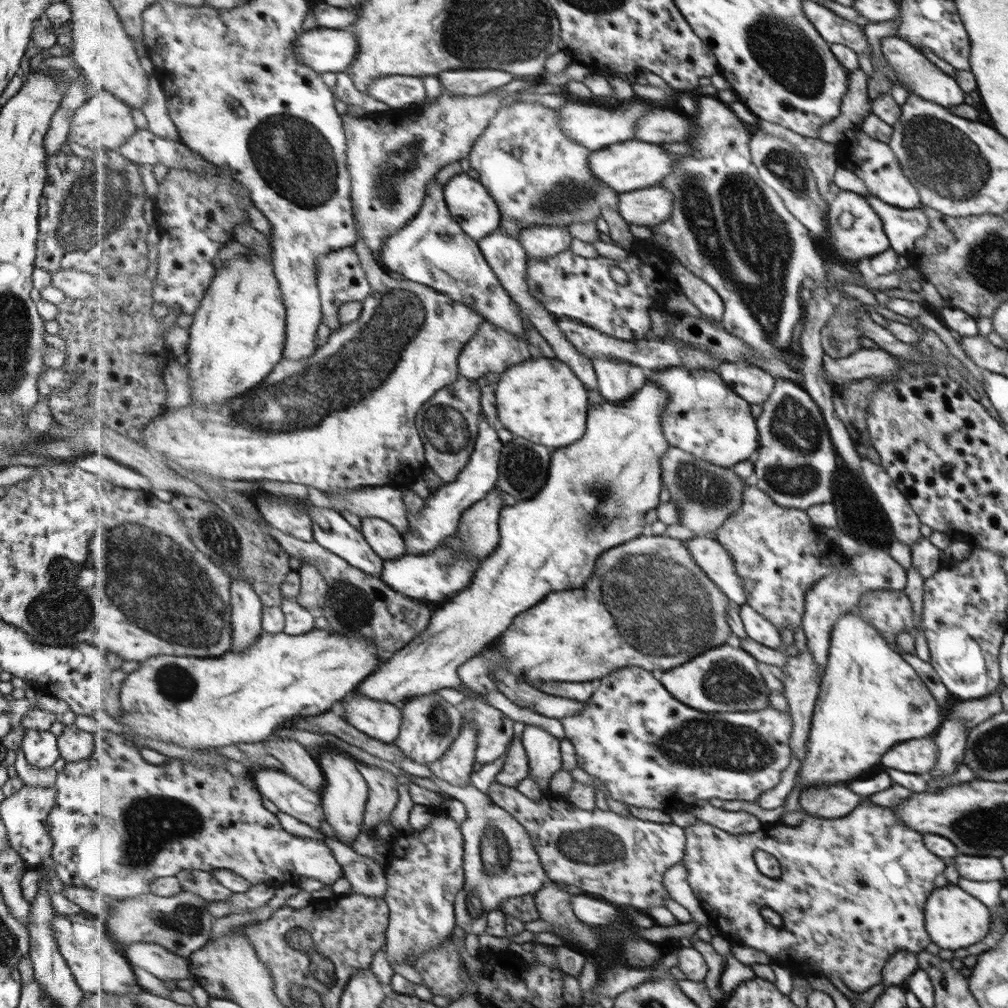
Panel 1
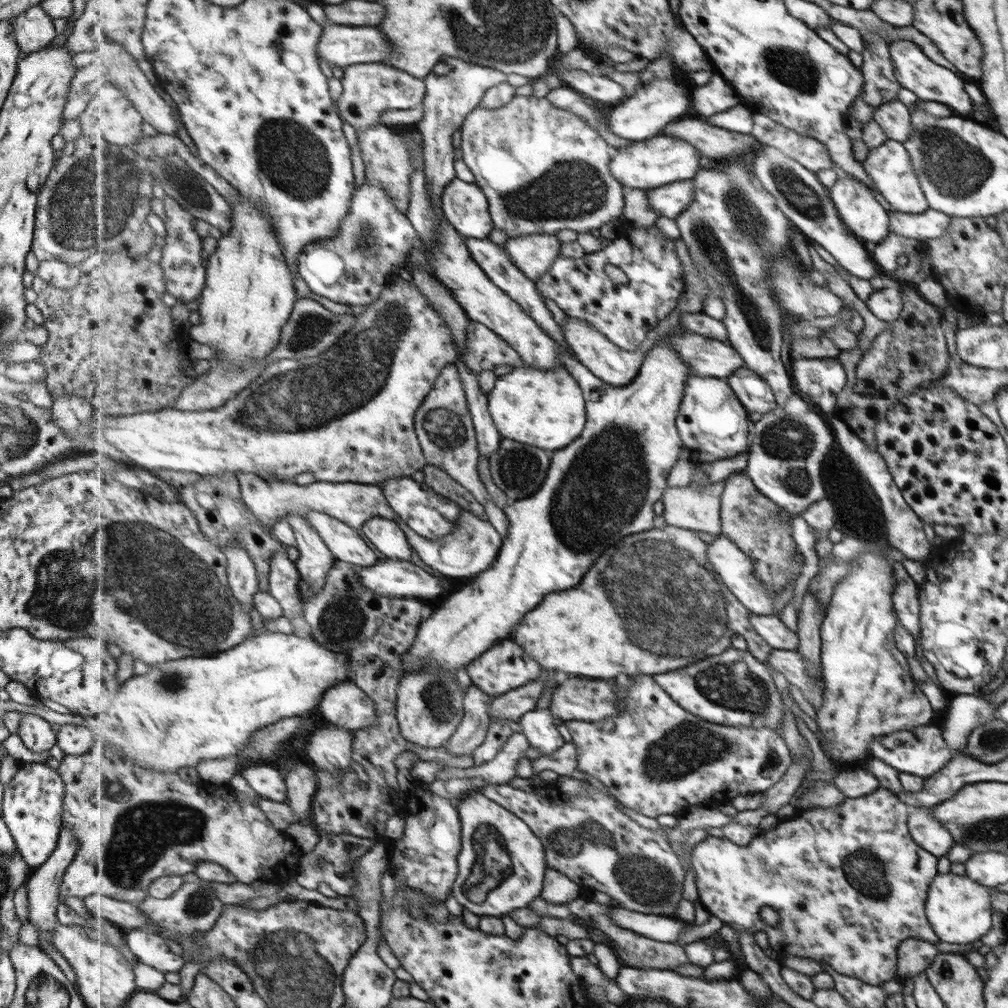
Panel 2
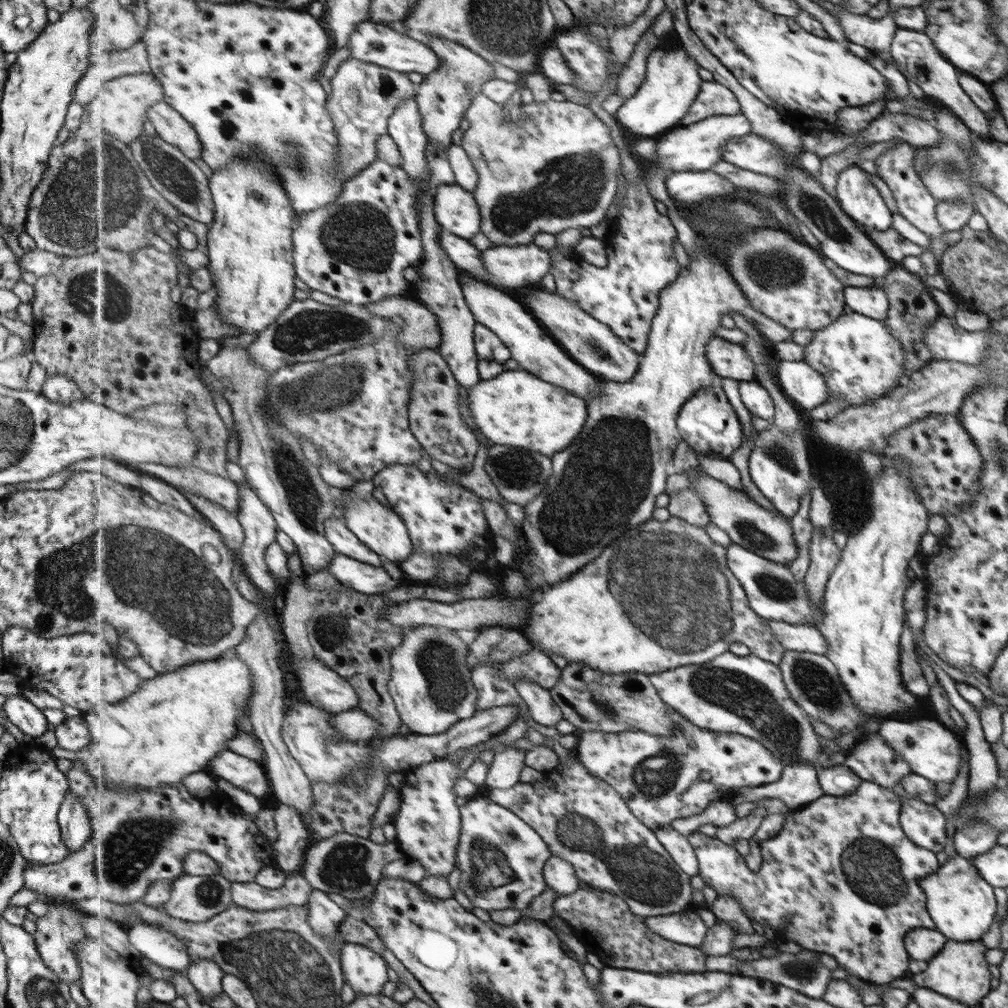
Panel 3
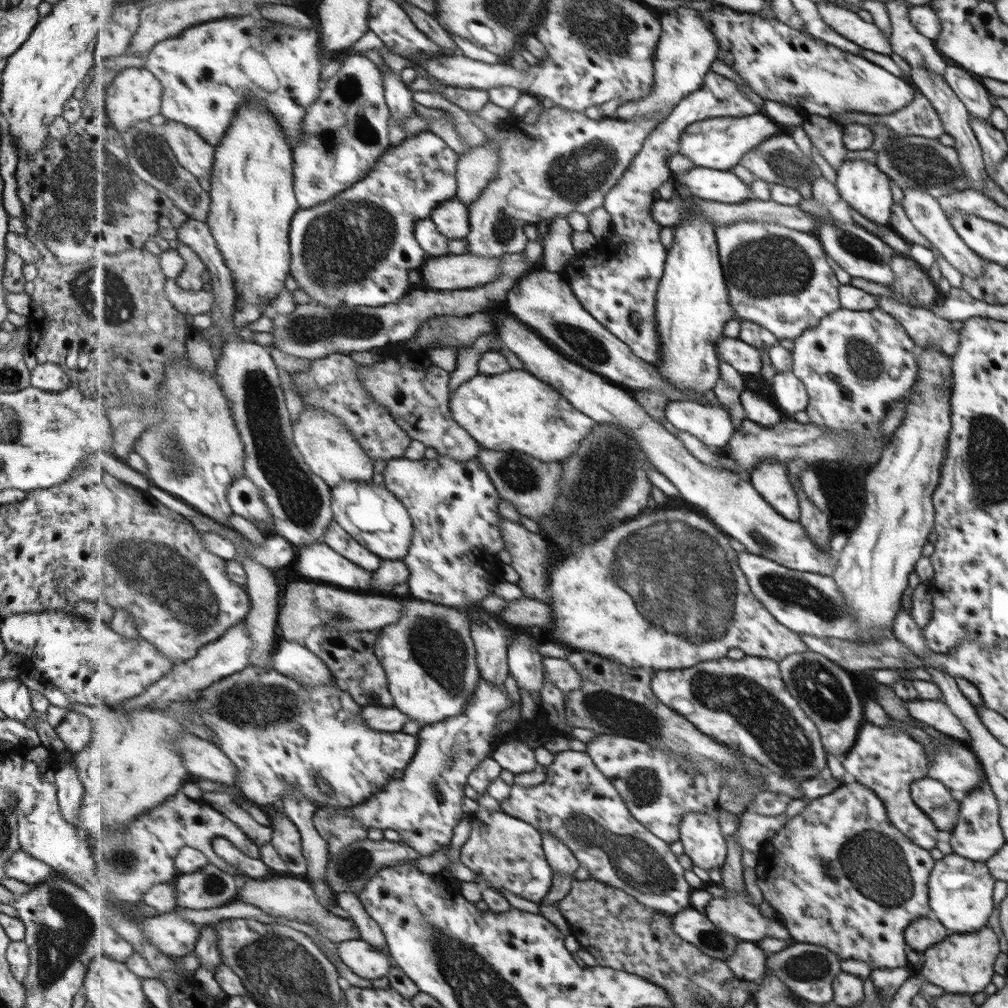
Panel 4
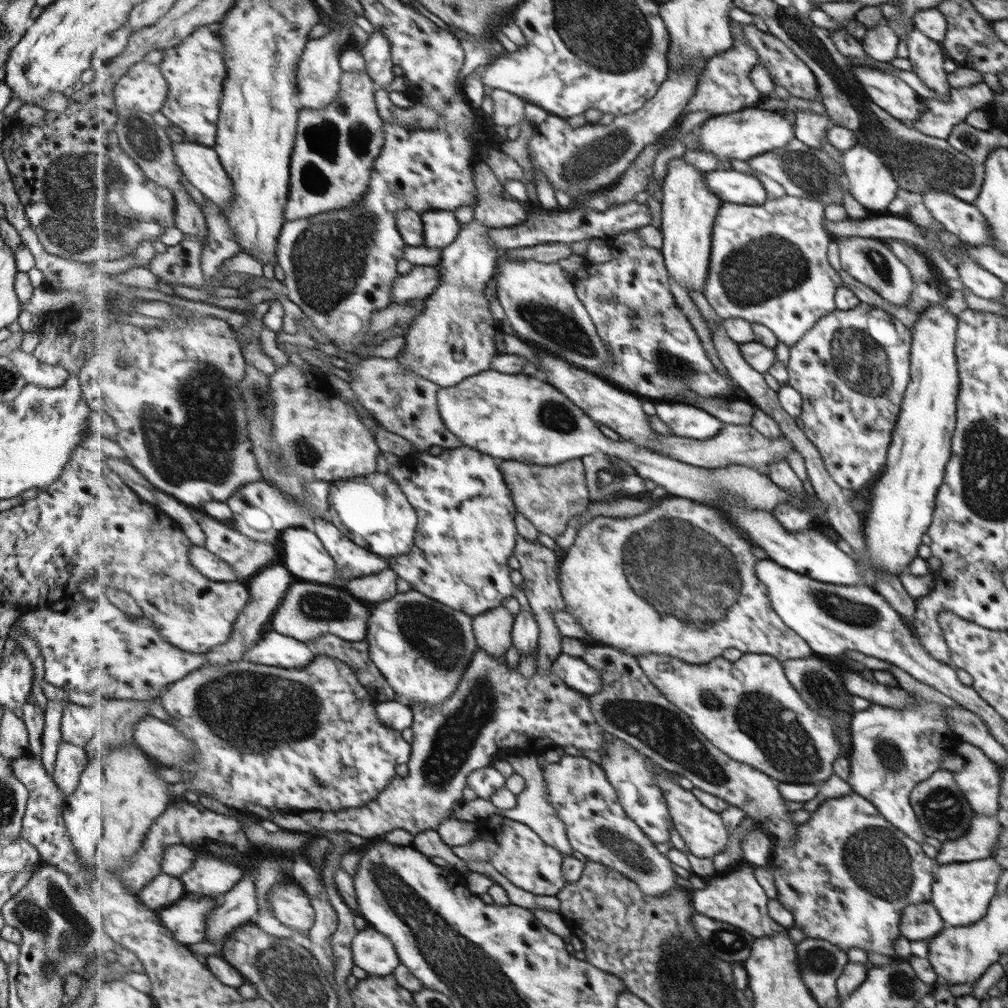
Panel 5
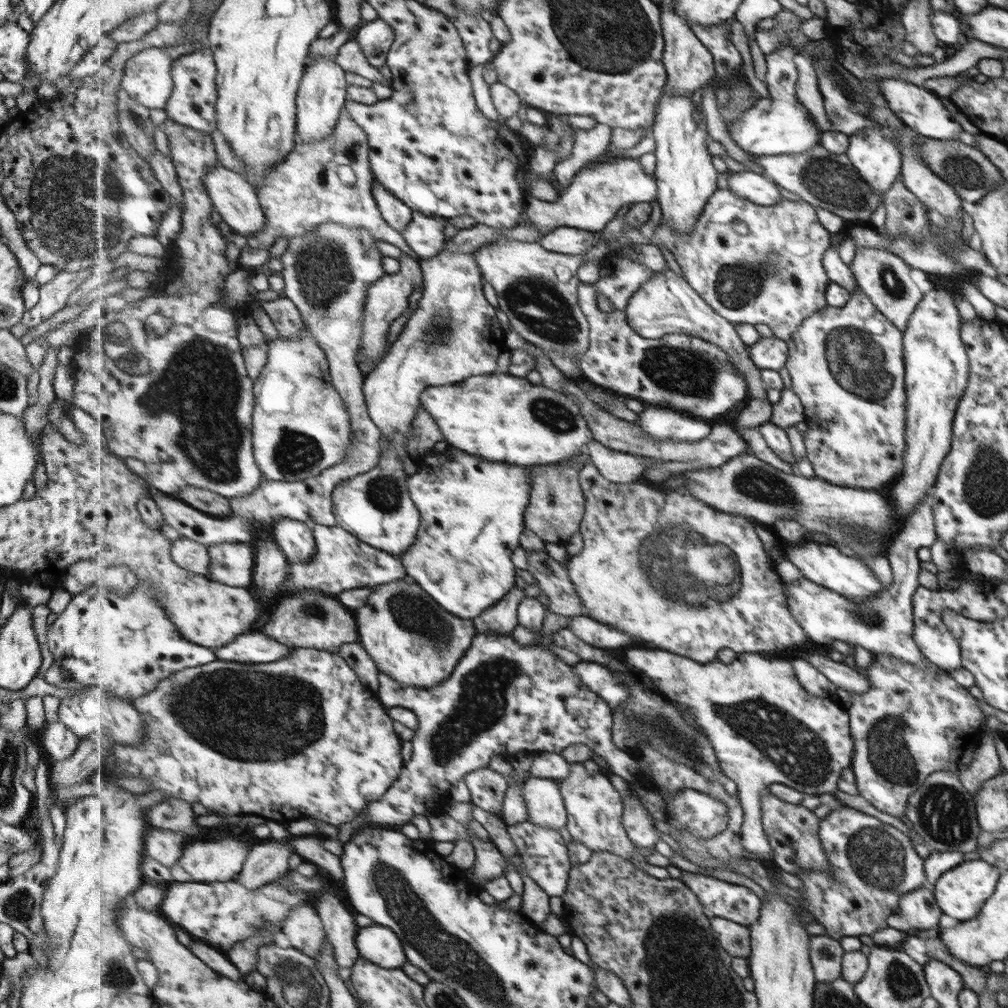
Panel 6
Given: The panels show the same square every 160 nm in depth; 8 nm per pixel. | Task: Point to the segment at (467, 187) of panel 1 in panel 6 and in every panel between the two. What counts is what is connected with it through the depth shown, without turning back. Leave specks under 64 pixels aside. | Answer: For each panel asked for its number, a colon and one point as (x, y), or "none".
2: (467, 207)
3: (457, 210)
4: (452, 217)
5: (441, 228)
6: (425, 234)

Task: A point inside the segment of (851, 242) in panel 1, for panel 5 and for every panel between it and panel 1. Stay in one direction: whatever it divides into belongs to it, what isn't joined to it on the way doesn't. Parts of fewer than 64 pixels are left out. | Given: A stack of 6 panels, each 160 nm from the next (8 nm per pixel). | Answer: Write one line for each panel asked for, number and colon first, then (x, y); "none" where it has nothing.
2: (864, 218)
3: (856, 194)
4: (860, 184)
5: (870, 184)

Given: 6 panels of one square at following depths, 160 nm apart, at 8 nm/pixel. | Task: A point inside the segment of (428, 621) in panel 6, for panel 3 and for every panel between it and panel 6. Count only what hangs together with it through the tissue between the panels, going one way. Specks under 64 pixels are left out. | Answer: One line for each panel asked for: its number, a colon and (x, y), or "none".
3: (432, 685)
4: (429, 655)
5: (423, 647)

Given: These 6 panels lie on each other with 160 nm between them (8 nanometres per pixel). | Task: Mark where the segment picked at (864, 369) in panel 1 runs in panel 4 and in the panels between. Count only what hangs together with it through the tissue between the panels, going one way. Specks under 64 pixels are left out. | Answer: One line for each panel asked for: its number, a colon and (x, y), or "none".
2: (825, 377)
3: (805, 388)
4: (789, 396)

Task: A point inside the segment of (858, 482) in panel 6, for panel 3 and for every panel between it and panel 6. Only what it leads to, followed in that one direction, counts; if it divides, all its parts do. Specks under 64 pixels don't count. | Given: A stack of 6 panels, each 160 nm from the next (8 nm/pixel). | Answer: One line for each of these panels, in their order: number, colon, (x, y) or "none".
3: (857, 357)
4: (854, 365)
5: (851, 370)

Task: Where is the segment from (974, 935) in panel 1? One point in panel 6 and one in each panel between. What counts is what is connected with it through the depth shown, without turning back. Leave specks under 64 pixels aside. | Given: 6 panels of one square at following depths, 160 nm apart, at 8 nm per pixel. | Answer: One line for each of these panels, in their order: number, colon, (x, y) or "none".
2: (958, 910)
3: (961, 904)
4: (960, 889)
5: (961, 894)
6: (960, 893)

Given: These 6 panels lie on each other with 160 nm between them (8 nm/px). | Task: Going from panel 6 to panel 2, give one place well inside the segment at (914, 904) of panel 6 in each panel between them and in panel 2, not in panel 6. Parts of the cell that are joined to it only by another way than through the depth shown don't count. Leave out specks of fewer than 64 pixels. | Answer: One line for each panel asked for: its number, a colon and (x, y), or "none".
2: (913, 955)
3: (921, 943)
4: (926, 931)
5: (918, 922)

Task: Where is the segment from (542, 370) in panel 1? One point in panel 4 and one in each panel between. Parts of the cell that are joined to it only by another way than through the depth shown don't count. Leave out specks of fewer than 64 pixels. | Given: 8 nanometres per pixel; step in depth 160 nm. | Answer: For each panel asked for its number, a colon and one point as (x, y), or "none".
2: (546, 409)
3: (516, 408)
4: (515, 411)

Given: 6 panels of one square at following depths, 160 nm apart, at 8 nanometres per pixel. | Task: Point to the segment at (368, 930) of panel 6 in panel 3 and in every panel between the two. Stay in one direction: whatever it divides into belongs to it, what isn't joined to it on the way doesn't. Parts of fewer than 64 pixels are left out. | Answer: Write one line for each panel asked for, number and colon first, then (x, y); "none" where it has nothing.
3: (365, 970)
4: (369, 962)
5: (374, 952)

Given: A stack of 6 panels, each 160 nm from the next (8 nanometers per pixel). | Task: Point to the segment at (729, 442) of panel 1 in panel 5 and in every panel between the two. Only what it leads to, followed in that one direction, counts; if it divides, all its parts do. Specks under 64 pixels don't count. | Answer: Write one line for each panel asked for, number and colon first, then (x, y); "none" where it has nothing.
2: (714, 424)
3: (708, 422)
4: (711, 424)
5: (684, 420)

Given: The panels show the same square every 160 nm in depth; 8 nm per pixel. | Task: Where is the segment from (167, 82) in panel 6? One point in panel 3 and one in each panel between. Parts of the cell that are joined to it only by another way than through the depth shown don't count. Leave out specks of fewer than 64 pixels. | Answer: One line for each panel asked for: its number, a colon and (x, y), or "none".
3: (123, 109)
4: (135, 94)
5: (145, 88)

